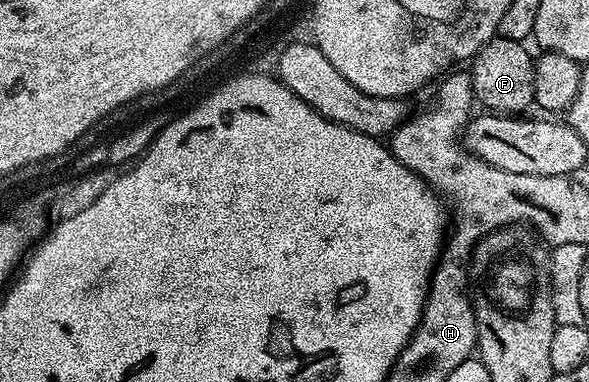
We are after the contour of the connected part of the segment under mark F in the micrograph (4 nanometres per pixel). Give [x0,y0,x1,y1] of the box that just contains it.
[470,35,536,114]

